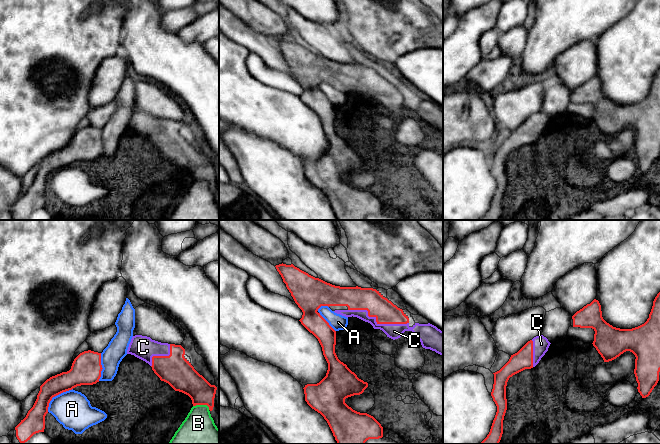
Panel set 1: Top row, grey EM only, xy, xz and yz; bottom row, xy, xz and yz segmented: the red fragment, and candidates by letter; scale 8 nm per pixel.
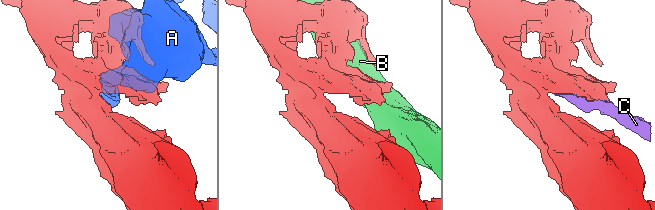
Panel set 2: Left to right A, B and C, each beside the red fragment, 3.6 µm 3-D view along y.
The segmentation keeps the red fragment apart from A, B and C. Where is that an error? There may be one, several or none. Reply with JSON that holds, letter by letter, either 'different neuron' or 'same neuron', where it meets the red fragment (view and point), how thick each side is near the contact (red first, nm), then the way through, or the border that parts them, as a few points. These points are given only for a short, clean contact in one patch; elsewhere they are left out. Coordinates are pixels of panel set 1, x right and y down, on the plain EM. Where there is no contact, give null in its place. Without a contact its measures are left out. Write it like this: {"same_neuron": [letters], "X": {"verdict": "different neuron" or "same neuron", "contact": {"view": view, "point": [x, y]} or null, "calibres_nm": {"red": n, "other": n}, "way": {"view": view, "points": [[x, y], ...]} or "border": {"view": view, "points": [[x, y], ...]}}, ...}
{"same_neuron": ["C"], "A": {"verdict": "different neuron", "contact": {"view": "xy", "point": [55, 171]}, "calibres_nm": {"red": 170, "other": 300}}, "B": {"verdict": "different neuron", "contact": {"view": "xy", "point": [202, 180]}, "calibres_nm": {"red": 220, "other": 320}}, "C": {"verdict": "same neuron", "contact": {"view": "xz", "point": [376, 97]}, "calibres_nm": {"red": 190, "other": 130}}}

